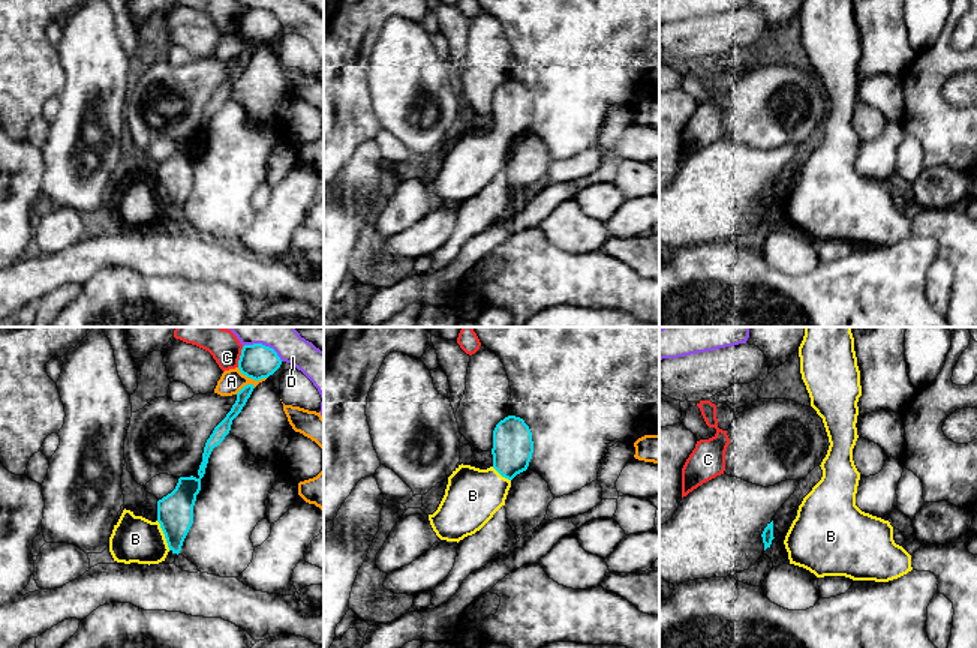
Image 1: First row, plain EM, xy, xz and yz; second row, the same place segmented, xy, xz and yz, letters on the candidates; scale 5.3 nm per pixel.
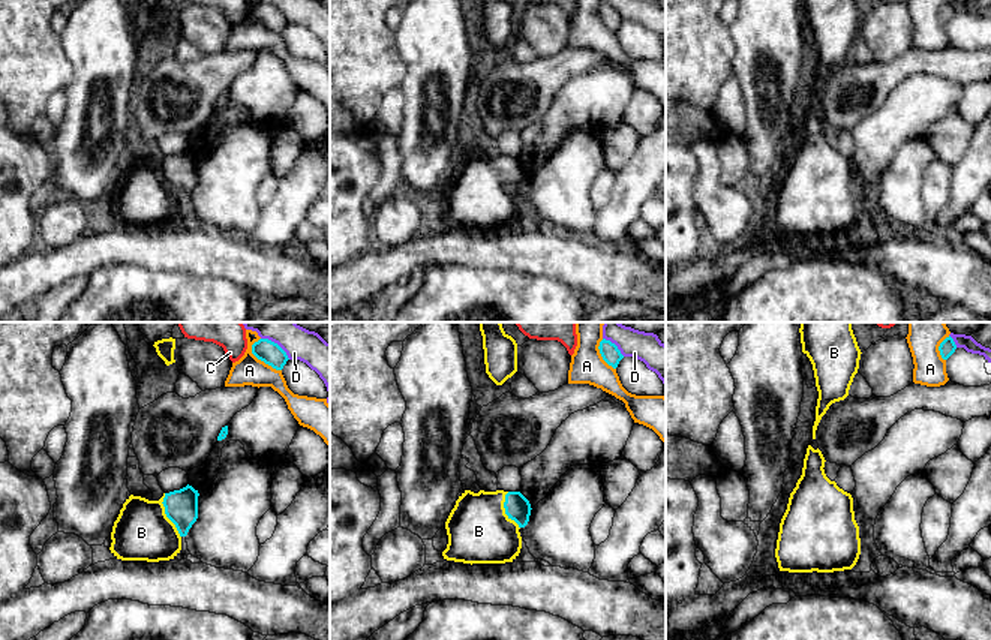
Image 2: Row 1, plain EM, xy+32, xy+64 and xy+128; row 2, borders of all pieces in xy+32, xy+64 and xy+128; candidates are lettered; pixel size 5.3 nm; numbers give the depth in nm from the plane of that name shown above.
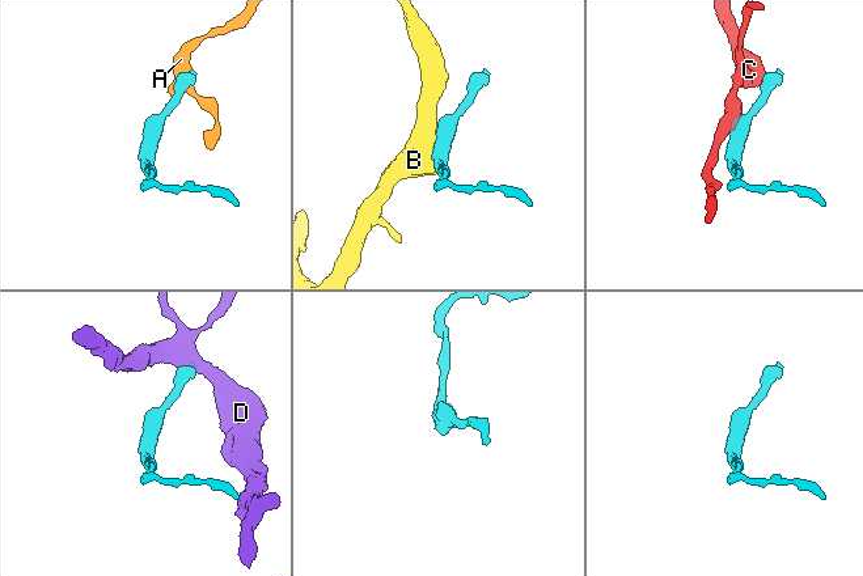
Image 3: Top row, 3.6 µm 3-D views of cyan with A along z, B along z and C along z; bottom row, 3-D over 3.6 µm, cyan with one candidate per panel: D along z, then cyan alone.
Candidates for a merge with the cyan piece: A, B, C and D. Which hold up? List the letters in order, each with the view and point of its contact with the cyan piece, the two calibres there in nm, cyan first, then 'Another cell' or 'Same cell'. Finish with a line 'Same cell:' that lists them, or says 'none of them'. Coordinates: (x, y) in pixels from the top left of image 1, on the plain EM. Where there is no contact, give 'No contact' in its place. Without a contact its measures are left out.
A: Touches cyan at xy (252, 42). Thickness 190 nm (cyan) against 130 nm. Another cell
B: Touches cyan at xy (165, 200). Thickness 190 nm (cyan) against 260 nm. Same cell
C: Touches cyan at xy (240, 21). Thickness 190 nm (cyan) against 160 nm. Another cell
D: Touches cyan at xy (264, 9). Thickness 190 nm (cyan) against 160 nm. Another cell
Same cell: B

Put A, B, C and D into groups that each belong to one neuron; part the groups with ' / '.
A / B / C / D

